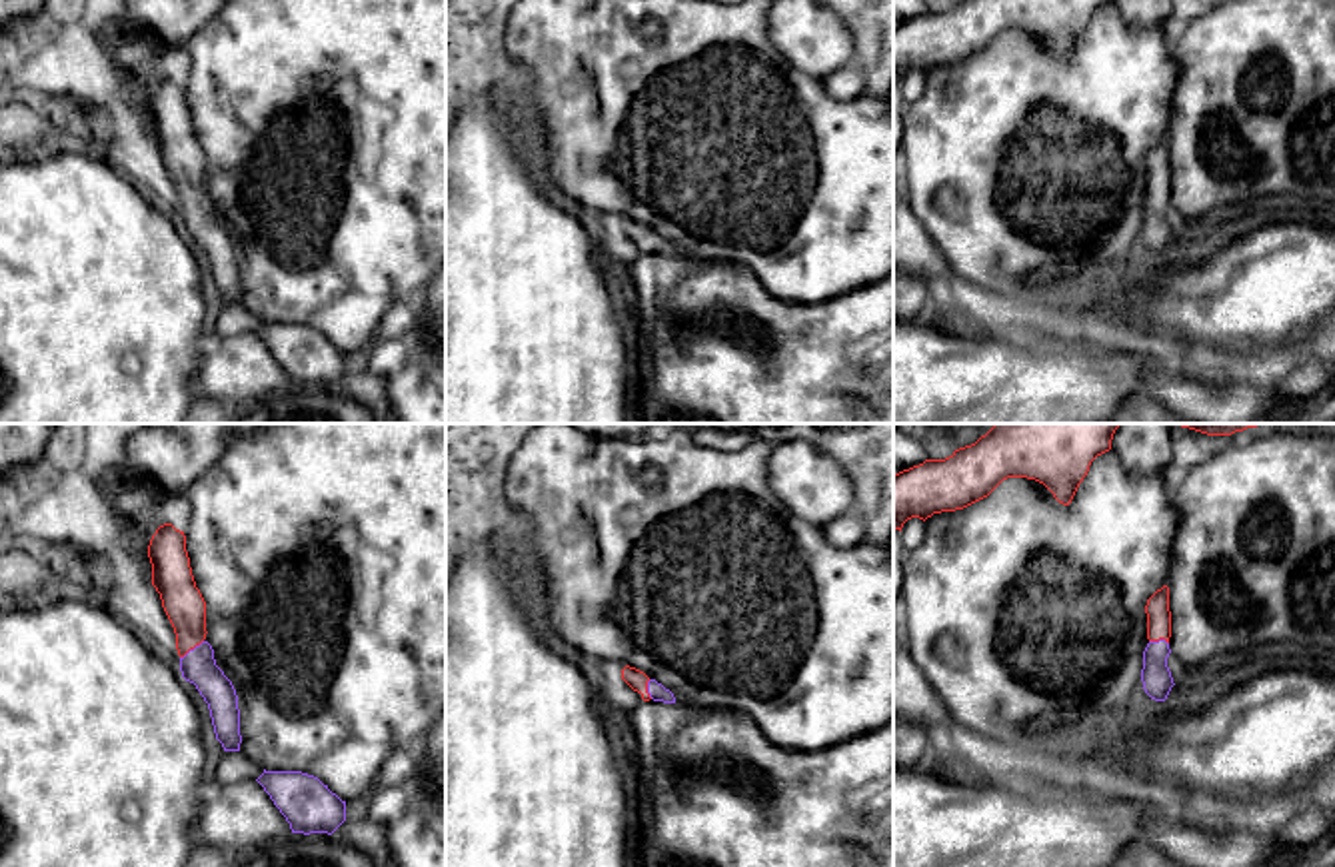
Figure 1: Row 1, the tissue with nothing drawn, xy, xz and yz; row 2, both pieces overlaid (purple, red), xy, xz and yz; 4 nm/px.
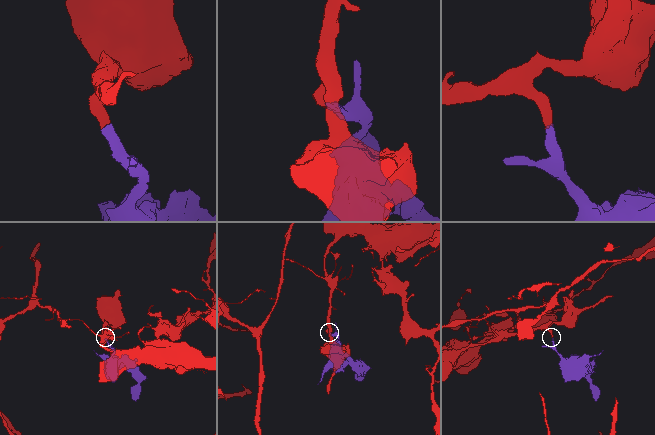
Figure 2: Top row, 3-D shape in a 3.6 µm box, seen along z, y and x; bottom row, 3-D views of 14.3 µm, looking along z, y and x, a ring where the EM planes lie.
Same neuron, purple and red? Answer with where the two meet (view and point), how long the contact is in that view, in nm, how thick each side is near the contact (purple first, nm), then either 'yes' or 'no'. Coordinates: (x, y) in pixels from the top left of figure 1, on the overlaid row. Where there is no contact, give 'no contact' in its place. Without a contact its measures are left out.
contact xy (190, 650); length 120 nm; calibres 140 and 160 nm; yes

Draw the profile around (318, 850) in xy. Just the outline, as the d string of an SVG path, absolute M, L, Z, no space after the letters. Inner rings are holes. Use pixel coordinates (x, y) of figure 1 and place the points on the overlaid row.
M288 833L242 855L236 867L378 867L370 855L328 833Z

